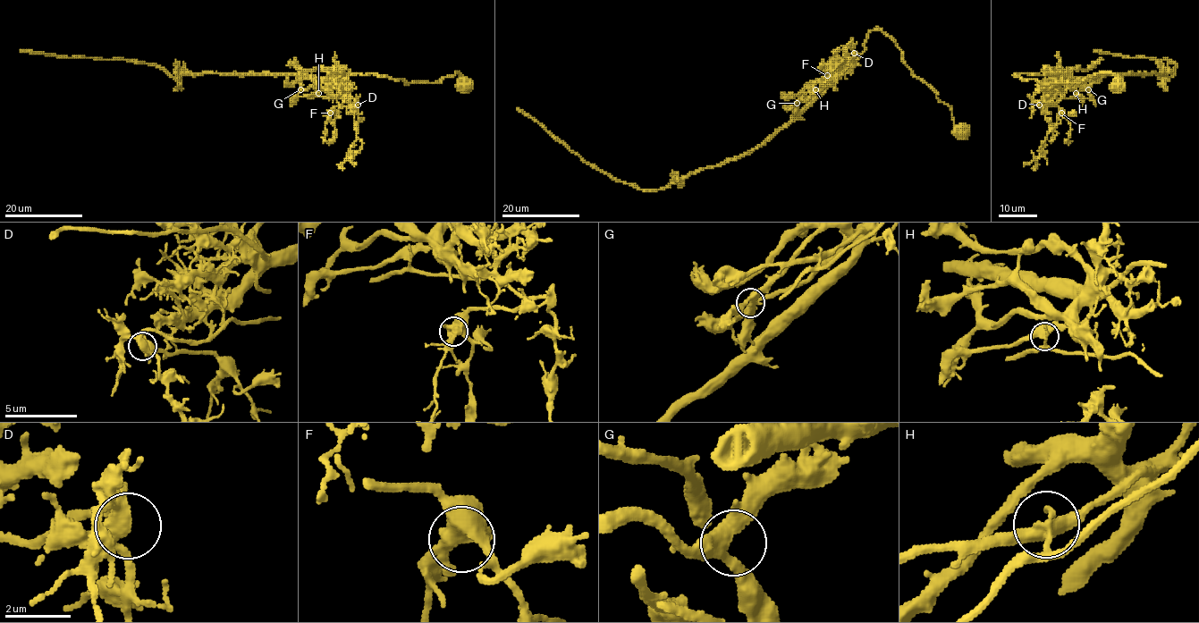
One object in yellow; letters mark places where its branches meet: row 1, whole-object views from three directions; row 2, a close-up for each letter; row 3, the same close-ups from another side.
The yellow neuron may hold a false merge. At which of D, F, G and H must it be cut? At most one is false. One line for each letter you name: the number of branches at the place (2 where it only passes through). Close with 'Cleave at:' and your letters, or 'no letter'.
H: 4 branches meet
Cleave at: H

